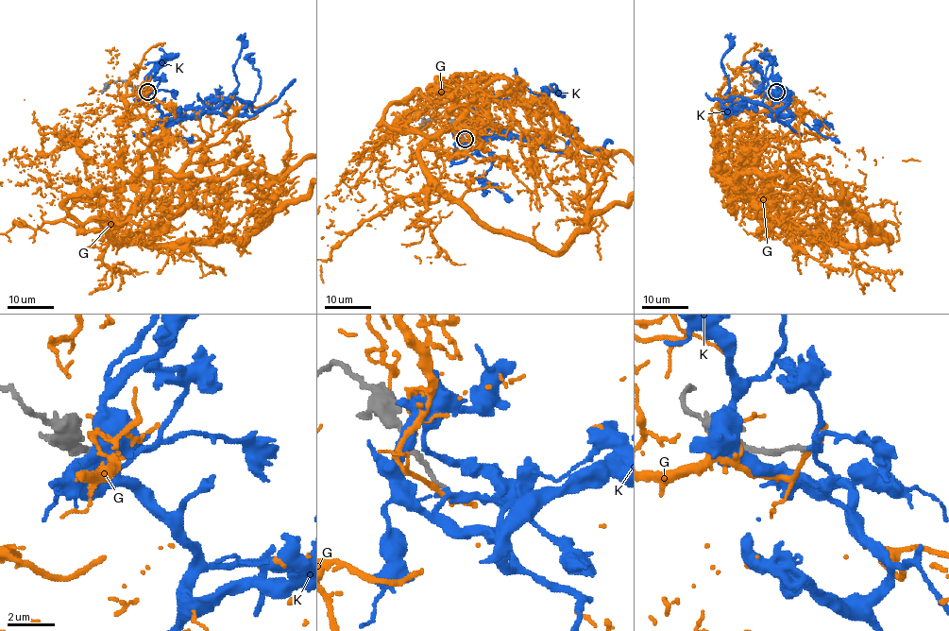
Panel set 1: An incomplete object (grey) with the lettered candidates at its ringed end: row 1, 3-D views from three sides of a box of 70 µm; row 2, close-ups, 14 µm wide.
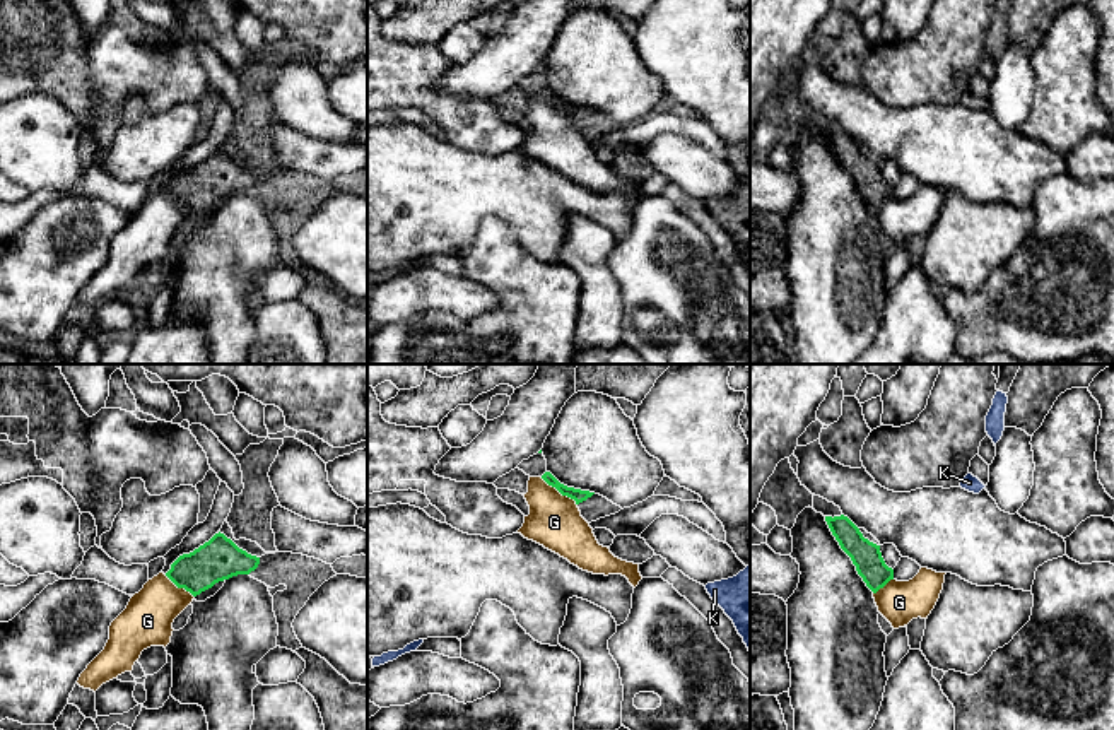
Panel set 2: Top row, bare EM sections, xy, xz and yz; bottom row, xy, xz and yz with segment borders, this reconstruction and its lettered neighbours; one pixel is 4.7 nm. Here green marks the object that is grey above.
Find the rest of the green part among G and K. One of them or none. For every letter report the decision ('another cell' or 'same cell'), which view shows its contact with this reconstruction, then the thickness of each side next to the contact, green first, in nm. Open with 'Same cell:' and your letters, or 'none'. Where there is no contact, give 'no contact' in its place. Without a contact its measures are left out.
Same cell: K
G: another cell | xz | 60/260 nm
K: same cell | no contact

